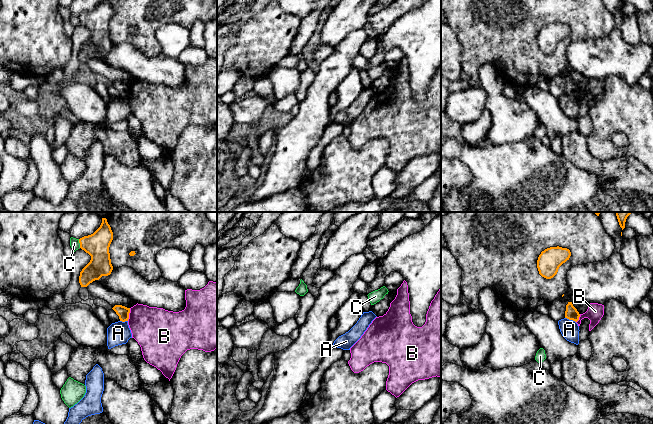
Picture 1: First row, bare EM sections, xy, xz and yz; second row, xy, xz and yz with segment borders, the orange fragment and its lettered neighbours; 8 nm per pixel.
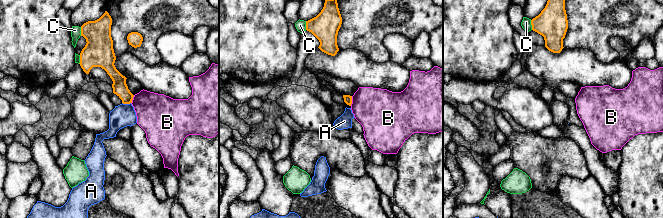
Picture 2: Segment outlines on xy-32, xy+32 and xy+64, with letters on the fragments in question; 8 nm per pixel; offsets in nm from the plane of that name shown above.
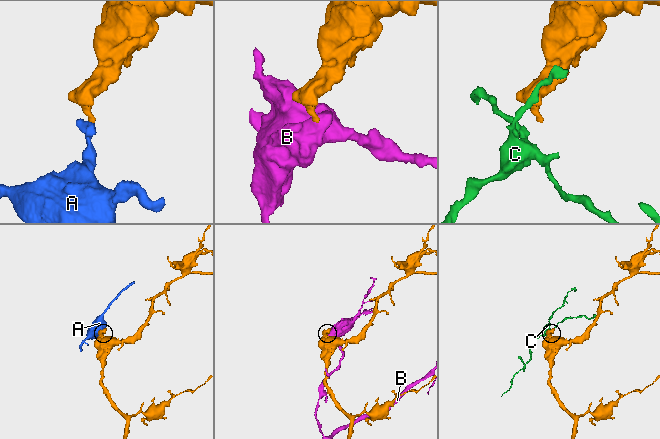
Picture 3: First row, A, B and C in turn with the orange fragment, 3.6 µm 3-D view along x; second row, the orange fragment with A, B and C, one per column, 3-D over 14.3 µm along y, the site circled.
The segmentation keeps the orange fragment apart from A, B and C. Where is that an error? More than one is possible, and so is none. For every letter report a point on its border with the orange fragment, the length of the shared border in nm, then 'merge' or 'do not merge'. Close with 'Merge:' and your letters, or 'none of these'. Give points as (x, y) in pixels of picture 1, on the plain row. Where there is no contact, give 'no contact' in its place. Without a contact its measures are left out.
A: yz (570, 95) | 100 nm | do not merge
B: xy (128, 90) | 110 nm | do not merge
C: xy (79, 18) | 70 nm | do not merge
Merge: none of these

